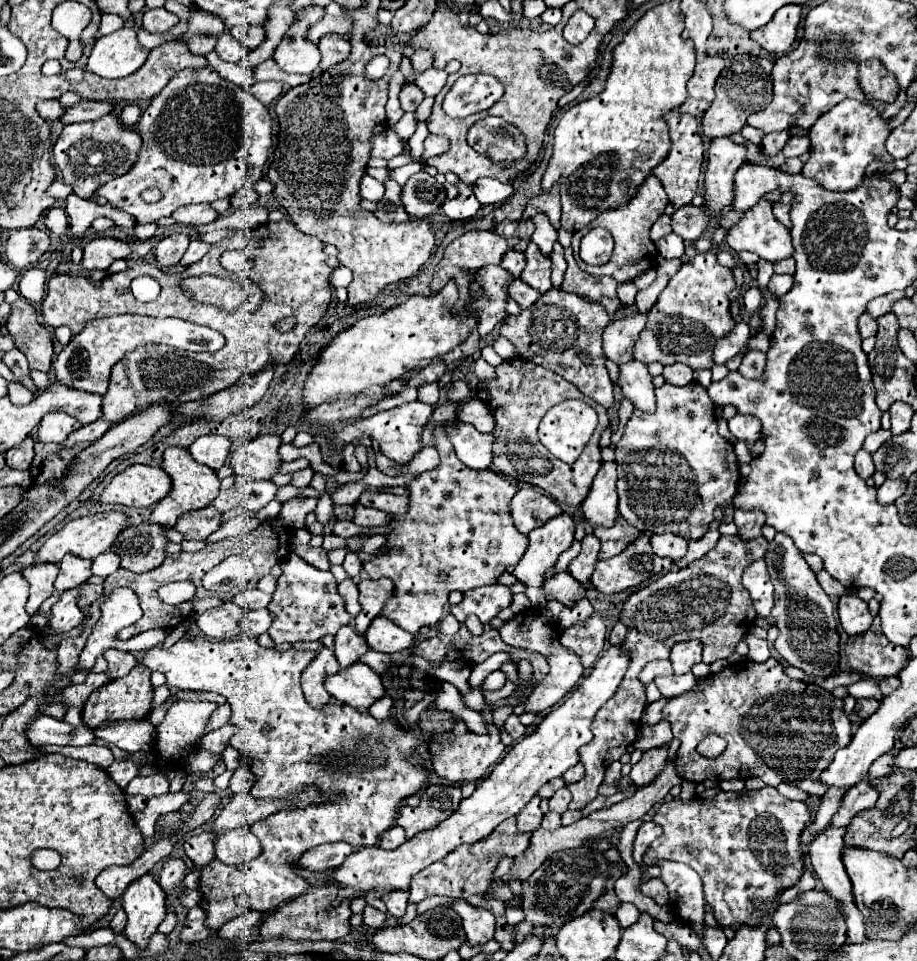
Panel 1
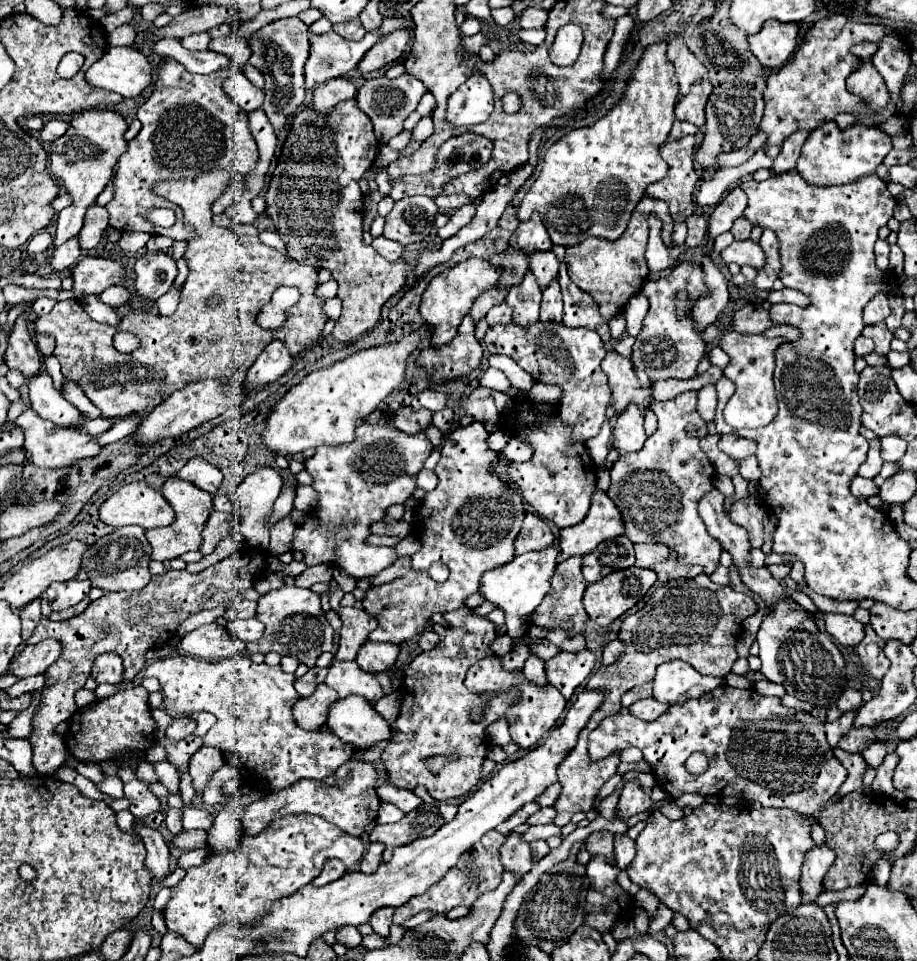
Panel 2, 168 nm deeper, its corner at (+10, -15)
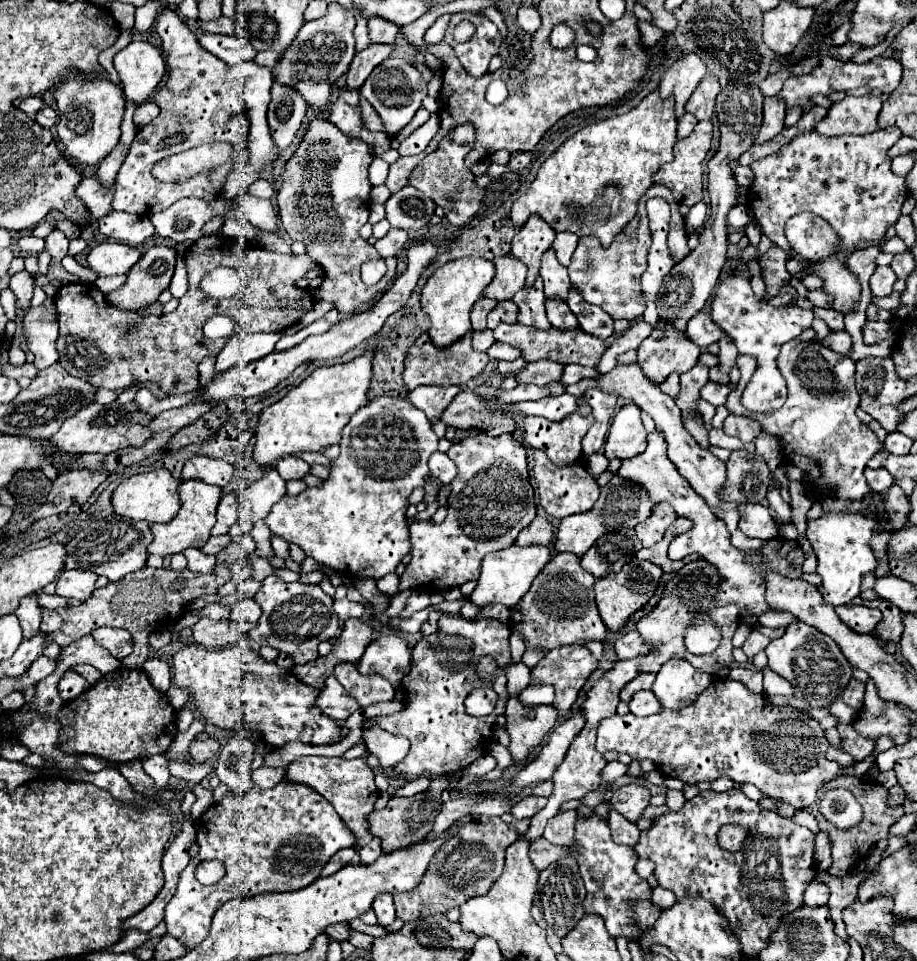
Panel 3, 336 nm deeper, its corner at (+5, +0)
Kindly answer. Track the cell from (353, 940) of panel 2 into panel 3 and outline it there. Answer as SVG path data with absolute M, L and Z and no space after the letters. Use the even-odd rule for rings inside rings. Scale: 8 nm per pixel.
M341 922L341 924L333 924L333 926L329 926L327 930L325 930L325 934L331 938L331 940L347 940L347 936L349 936L349 932L351 932L351 926L347 924L347 922Z

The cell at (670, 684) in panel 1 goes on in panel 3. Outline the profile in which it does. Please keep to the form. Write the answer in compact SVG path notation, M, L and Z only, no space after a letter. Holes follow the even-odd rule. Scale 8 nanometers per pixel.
M641 690L641 692L633 694L633 698L629 702L629 710L635 716L651 716L661 710L661 702L655 698L655 694L651 690Z

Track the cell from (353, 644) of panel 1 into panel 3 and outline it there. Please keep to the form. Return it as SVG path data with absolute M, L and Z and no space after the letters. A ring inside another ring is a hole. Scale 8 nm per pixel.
M339 662L335 666L333 676L339 680L339 684L357 698L361 706L369 706L375 702L391 700L395 696L393 686L389 680L385 680L379 674L361 674L355 664L351 662Z

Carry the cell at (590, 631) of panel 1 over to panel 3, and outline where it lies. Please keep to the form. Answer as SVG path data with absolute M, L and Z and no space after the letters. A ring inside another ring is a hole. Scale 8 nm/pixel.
M571 644L549 650L531 670L531 676L543 684L555 686L553 704L559 710L559 718L563 718L571 710L581 686L595 668L597 658L591 654L591 650L581 644Z

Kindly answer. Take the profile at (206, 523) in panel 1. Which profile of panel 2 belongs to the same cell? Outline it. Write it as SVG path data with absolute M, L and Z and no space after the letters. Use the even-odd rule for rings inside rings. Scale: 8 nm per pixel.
M212 511L206 527L204 527L204 533L202 533L202 555L210 555L218 541L222 537L226 537L228 533L232 531L232 515L230 513L218 513L218 511Z

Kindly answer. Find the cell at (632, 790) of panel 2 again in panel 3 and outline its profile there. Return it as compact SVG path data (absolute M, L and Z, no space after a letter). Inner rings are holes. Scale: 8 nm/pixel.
M625 784L617 790L613 790L611 804L615 806L617 812L625 814L627 820L637 822L641 818L641 812L649 804L651 792L643 784Z

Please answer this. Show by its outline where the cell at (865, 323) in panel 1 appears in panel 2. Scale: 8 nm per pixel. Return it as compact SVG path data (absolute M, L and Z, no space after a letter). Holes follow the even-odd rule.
M858 337L858 339L856 339L856 343L854 343L854 353L856 353L858 357L868 355L868 353L872 353L872 351L874 351L872 339L868 339L868 337Z

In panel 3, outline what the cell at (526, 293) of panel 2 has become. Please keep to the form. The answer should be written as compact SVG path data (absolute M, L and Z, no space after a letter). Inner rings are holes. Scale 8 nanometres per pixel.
M537 276L537 280L531 286L525 286L517 292L517 296L511 298L517 308L517 322L527 324L527 326L535 326L535 328L549 328L549 320L545 316L545 294L543 294L543 284L541 284L541 276Z

